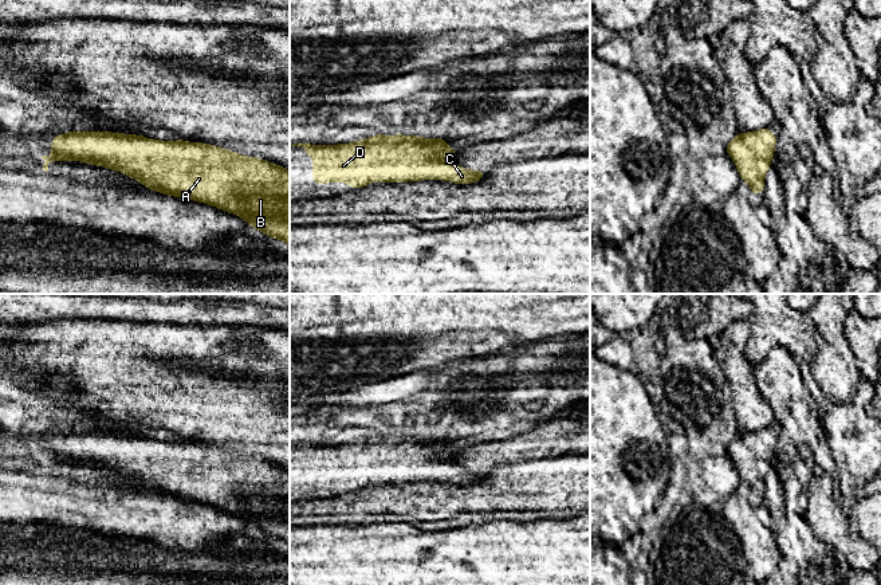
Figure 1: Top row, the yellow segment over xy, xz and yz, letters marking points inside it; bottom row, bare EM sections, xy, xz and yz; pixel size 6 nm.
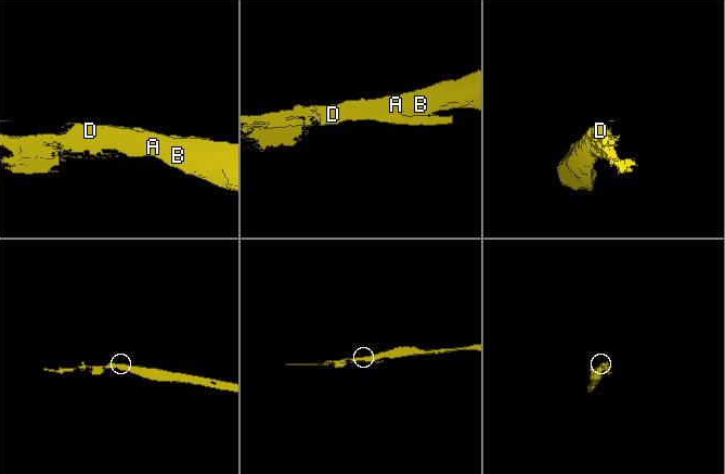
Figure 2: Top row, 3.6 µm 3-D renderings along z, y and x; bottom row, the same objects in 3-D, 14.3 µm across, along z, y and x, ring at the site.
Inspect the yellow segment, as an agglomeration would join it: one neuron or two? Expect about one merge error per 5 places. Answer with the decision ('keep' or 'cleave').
keep

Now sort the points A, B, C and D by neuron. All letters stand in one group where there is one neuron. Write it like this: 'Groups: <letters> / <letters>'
Groups: A B C D

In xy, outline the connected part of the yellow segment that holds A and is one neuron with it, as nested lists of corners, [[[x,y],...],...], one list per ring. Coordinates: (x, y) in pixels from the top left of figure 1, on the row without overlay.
[[[72,432],[51,440],[52,456],[42,456],[43,471],[51,462],[83,462],[138,480],[143,487],[237,515],[252,529],[290,546],[290,471],[256,458],[204,443],[160,441],[131,433]]]

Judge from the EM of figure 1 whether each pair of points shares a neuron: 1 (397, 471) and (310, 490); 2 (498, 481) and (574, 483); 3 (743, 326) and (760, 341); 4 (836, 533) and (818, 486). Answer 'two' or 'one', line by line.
1: one
2: one
3: two
4: one

